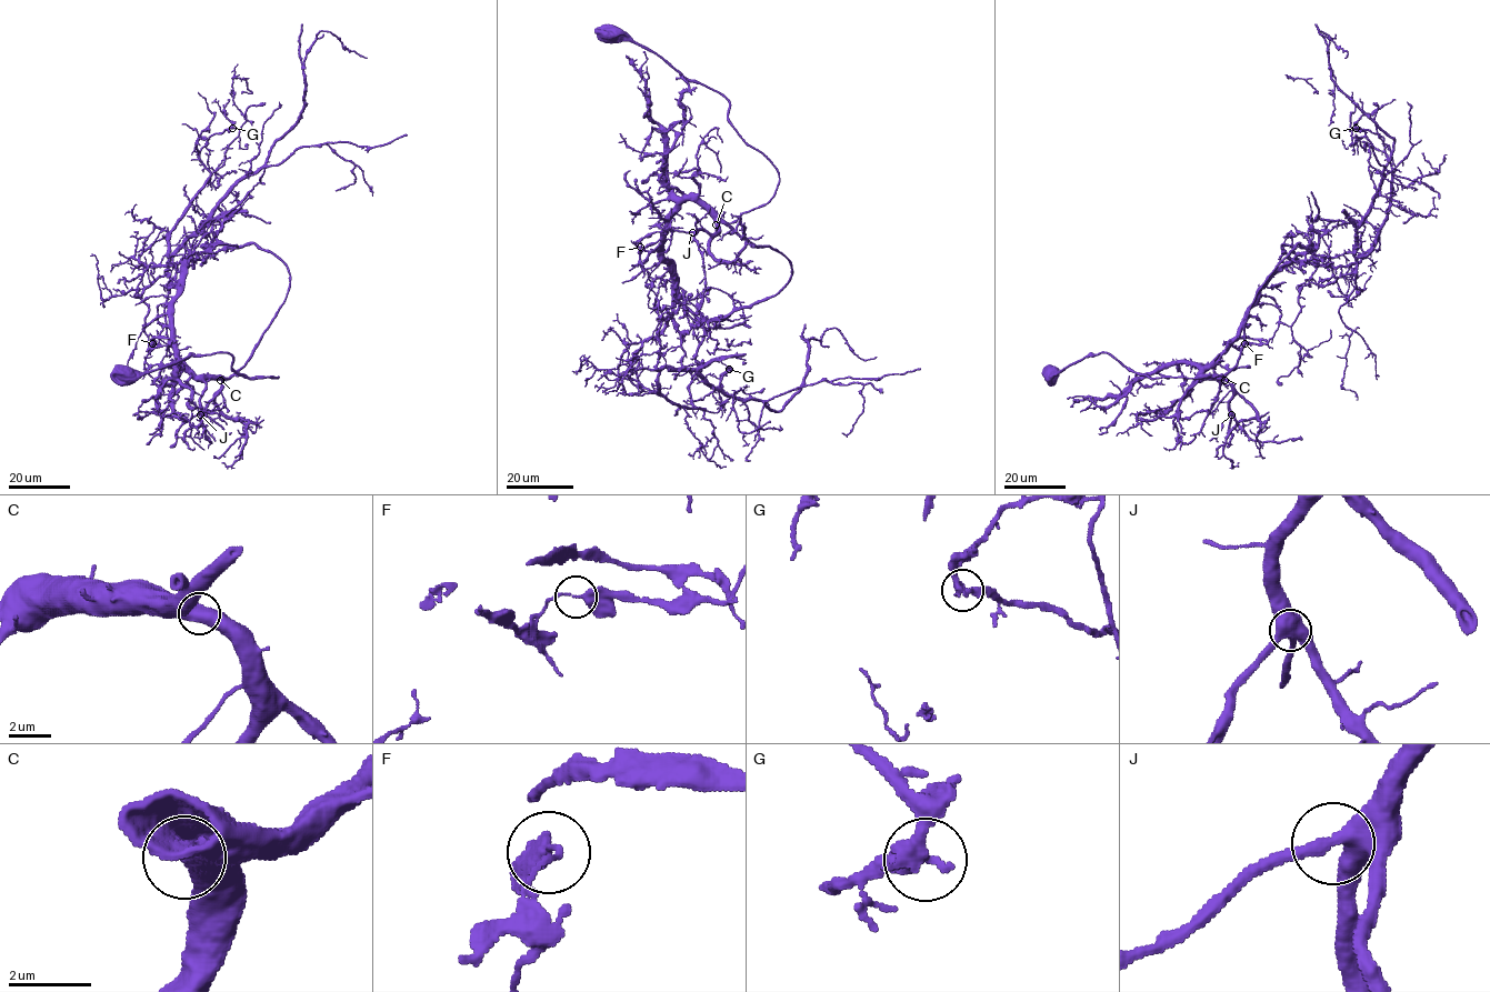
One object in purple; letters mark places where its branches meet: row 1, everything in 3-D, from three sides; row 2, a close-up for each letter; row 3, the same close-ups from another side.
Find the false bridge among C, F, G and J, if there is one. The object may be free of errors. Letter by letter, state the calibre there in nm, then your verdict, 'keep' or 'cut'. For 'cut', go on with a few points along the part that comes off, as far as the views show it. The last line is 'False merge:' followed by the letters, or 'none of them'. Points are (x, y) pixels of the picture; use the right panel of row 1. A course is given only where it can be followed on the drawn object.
C: calibre 550 nm; keep
F: calibre 240 nm; cut; course (1244, 343), (1290, 326), (1303, 286), (1356, 267), (1357, 227), (1393, 140), (1331, 79), (1318, 31), (1344, 58)
G: calibre 360 nm; keep
J: calibre 440 nm; keep
False merge: F

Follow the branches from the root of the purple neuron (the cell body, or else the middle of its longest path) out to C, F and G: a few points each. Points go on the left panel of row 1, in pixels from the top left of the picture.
C: (127, 373), (149, 372), (191, 356), (228, 352), (239, 373), (278, 377), (231, 374), (220, 380)
F: (127, 373), (228, 352), (239, 373), (278, 377), (196, 376), (171, 346), (152, 343)
G: (127, 373), (228, 352), (278, 377), (196, 376), (173, 336), (181, 262), (139, 260), (232, 128)

